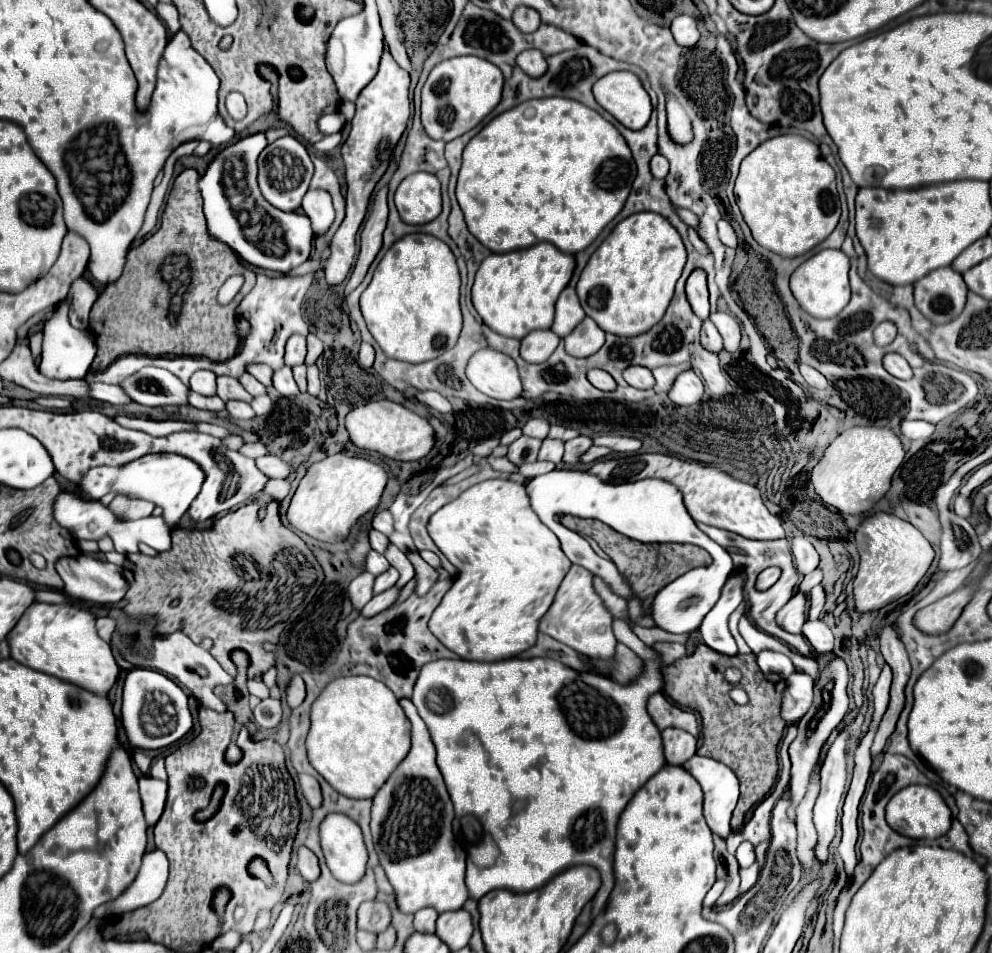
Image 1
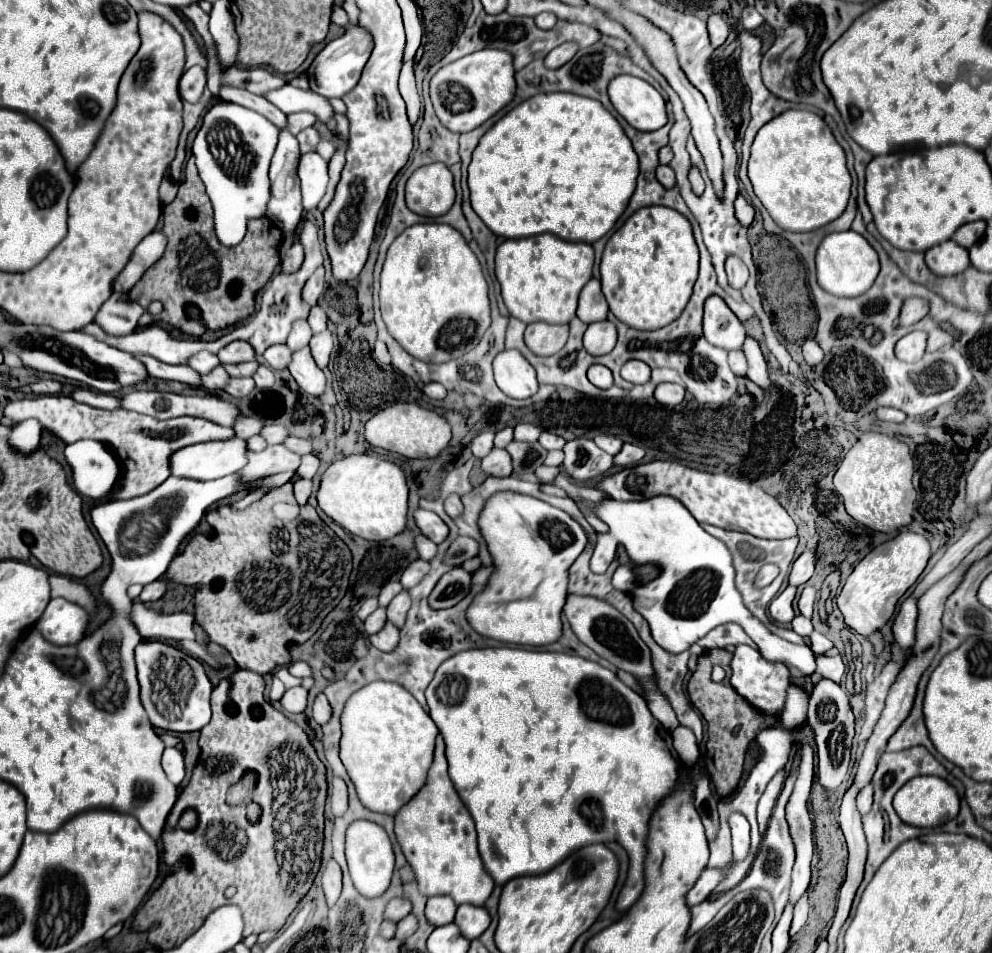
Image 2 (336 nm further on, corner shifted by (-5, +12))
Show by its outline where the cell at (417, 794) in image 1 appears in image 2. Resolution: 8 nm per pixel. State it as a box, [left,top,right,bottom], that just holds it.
[394,738,494,906]

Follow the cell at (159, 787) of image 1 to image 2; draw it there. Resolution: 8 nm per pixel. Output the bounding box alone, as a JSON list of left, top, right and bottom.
[162,748,186,786]

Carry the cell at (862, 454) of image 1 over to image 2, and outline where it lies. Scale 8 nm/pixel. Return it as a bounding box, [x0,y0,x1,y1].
[834,432,918,534]

